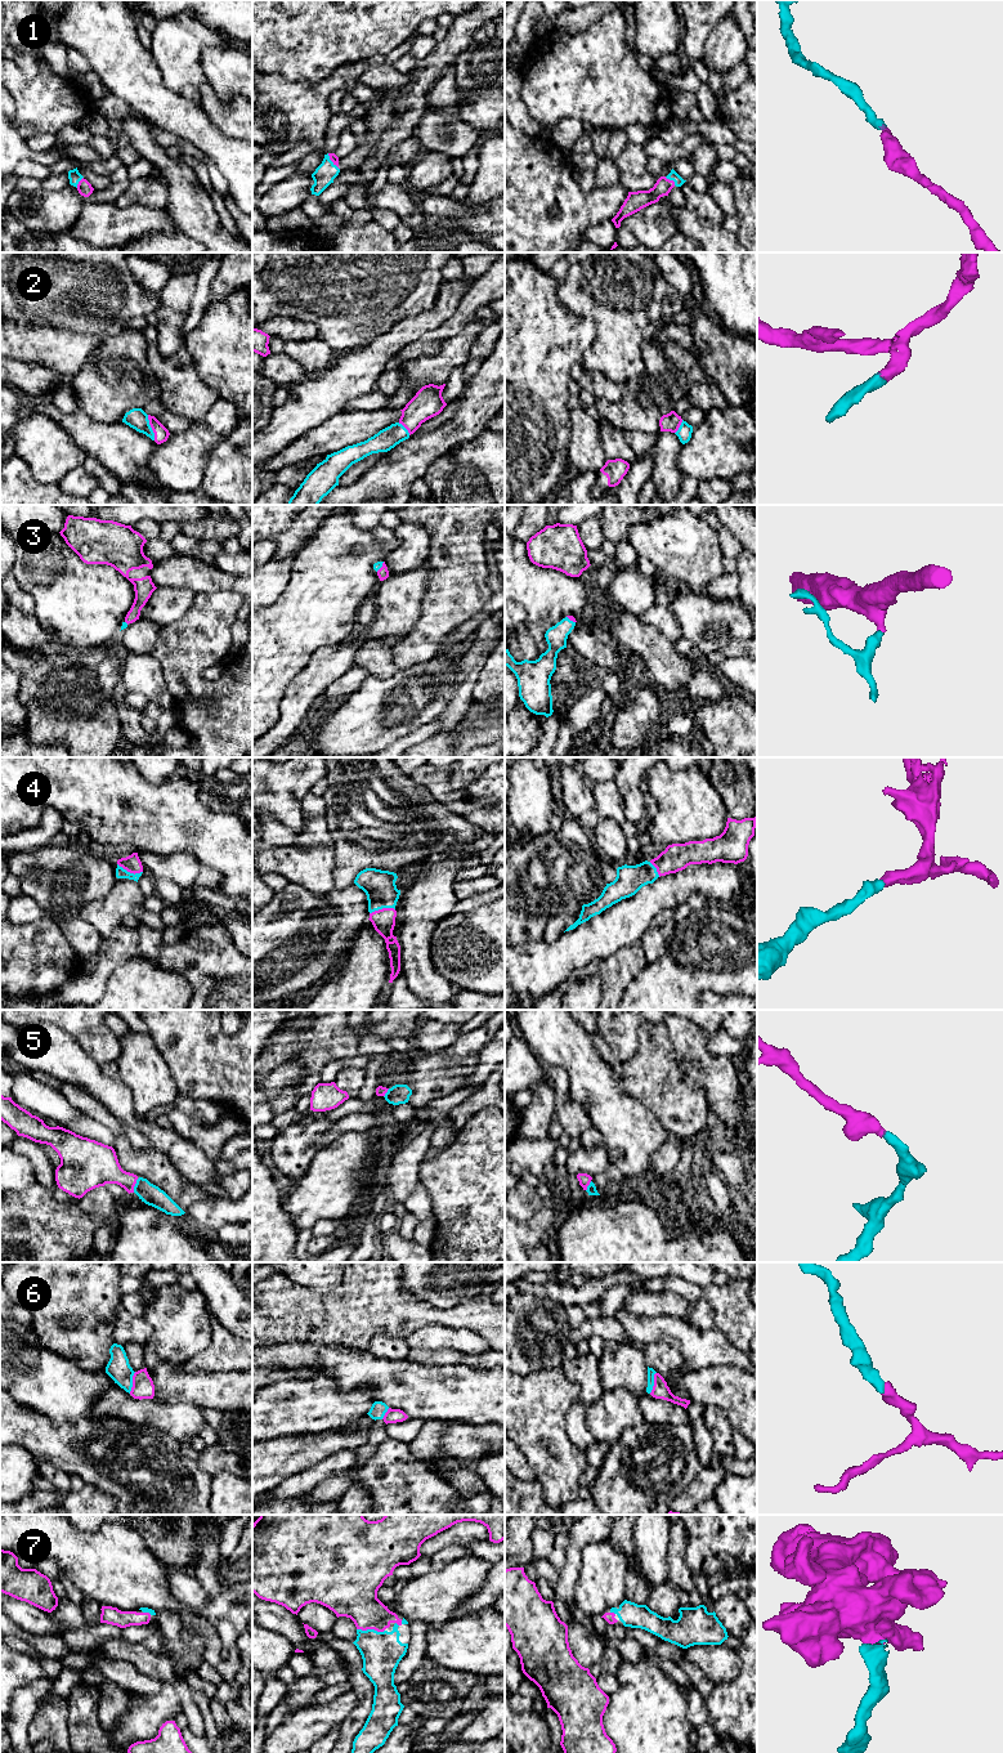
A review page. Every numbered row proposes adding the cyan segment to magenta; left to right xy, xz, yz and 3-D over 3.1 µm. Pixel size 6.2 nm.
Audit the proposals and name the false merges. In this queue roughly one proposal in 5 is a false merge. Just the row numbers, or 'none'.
none

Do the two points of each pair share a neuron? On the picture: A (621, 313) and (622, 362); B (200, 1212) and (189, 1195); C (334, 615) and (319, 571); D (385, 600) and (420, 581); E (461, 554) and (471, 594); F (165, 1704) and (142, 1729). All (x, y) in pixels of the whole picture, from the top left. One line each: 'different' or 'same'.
A: same
B: different
C: same
D: same
E: same
F: same

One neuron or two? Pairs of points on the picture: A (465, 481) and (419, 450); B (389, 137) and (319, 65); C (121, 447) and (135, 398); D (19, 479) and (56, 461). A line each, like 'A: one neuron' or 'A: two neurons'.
A: two neurons
B: two neurons
C: two neurons
D: two neurons

